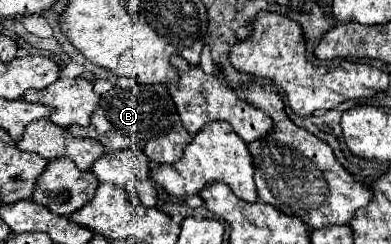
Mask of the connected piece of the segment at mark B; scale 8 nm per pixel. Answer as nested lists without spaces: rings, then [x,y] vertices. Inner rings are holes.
[[[136,84],[130,88],[114,86],[110,92],[102,94],[90,126],[70,126],[68,132],[76,138],[94,138],[102,142],[106,150],[124,150],[128,146],[142,148],[156,164],[176,164],[182,160],[184,148],[192,142],[192,134],[182,126],[168,88],[148,84]]]

